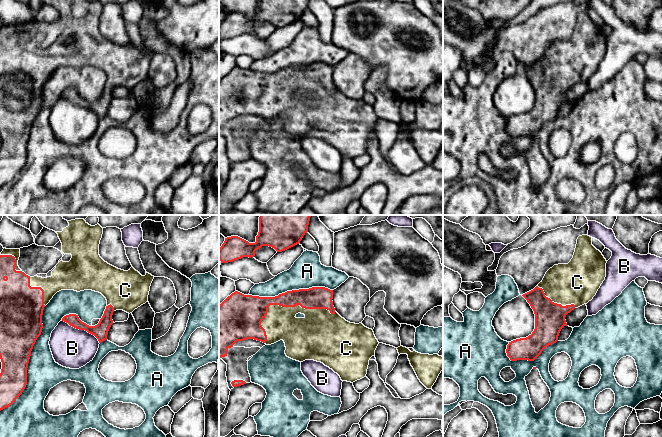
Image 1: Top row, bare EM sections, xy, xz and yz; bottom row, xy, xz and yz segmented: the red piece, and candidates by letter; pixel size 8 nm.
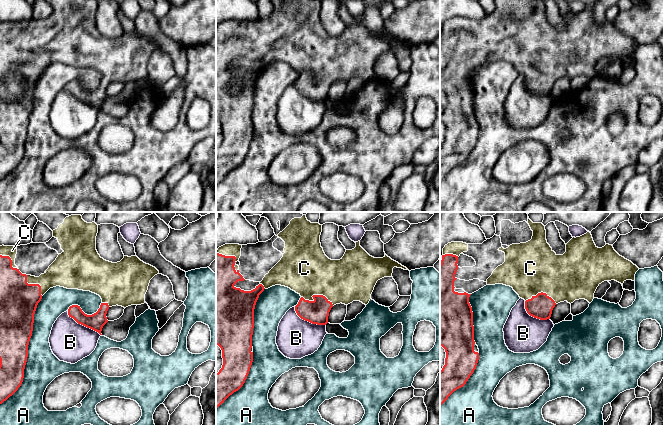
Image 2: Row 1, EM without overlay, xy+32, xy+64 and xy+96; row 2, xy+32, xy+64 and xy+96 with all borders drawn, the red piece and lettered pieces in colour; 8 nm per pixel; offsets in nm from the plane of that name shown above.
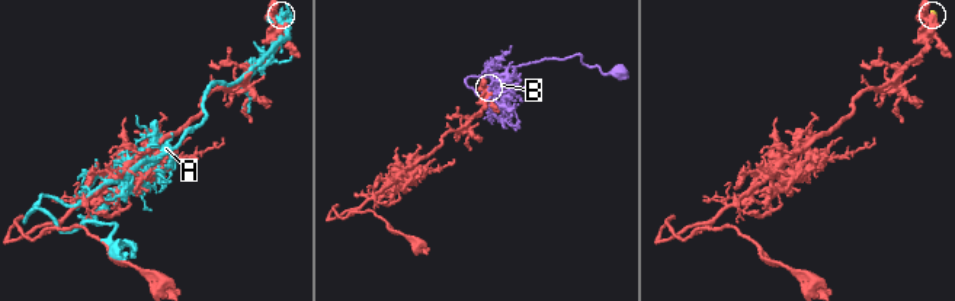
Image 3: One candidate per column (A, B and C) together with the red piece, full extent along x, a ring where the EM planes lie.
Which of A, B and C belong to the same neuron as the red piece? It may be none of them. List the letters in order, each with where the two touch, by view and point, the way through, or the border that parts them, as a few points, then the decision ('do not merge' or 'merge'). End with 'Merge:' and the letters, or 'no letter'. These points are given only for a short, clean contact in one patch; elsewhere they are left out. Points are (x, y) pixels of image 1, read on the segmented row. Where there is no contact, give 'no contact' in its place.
A: contact xy (28, 361); do not merge
B: contact xy (81, 329); do not merge
C: contact xz (283, 306); merge
Merge: C

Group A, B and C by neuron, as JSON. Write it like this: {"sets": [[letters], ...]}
{"sets": [["A"], ["B"], ["C"]]}

